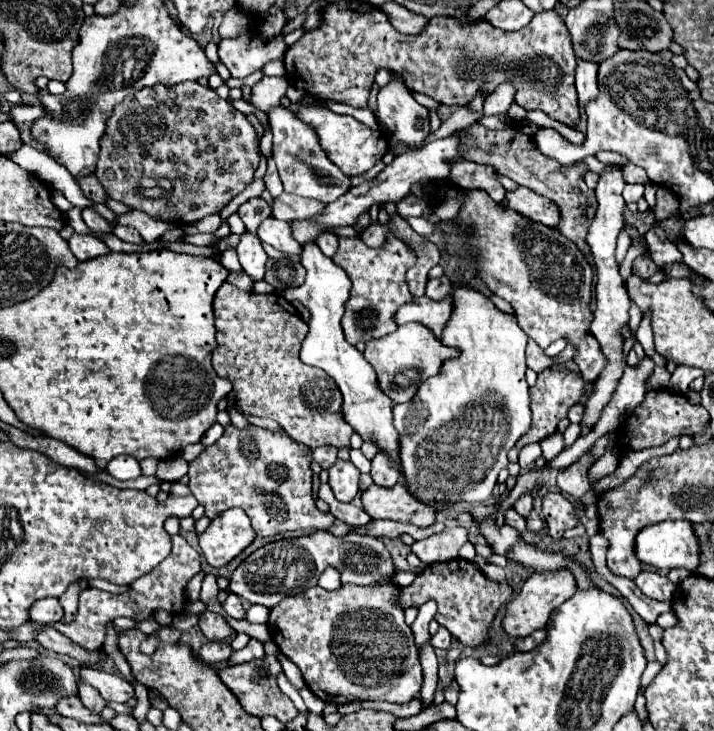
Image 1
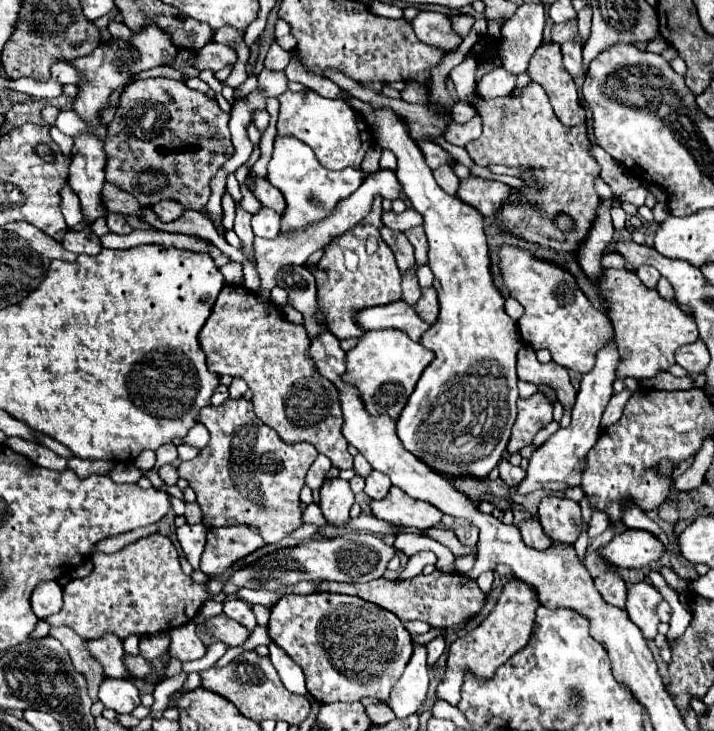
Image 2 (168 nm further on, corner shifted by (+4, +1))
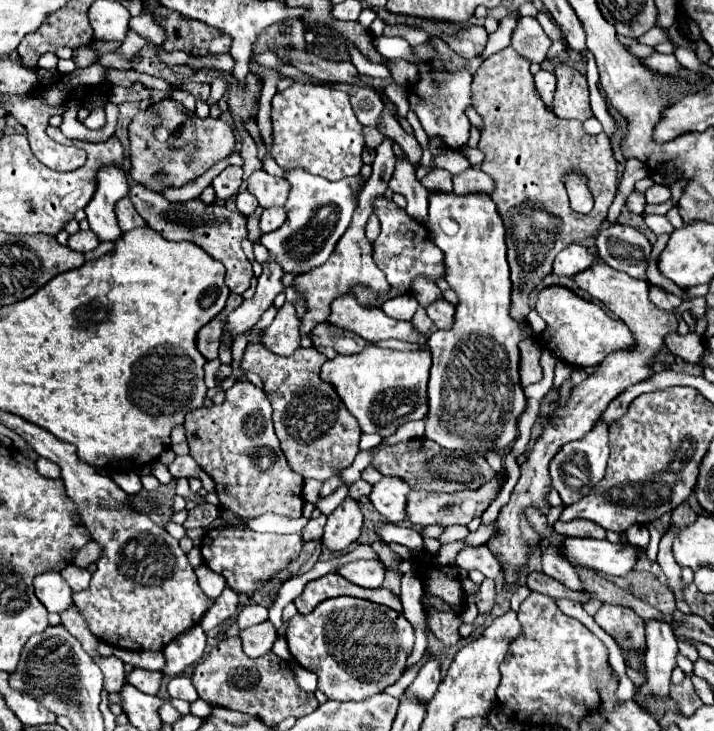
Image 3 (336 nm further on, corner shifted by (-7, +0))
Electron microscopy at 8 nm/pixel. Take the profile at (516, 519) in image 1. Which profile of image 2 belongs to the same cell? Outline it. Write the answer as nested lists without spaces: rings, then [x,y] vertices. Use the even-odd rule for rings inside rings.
[[[529,517],[519,525],[521,537],[525,543],[529,543],[535,549],[547,549],[551,545],[551,539],[545,535],[545,531],[541,529],[541,523],[537,517]]]

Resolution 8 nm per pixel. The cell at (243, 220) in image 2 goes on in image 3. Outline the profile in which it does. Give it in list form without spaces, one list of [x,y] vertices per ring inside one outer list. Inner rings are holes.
[[[242,190],[242,192],[236,194],[236,208],[238,208],[244,216],[250,216],[250,214],[254,214],[254,210],[258,208],[258,202],[256,202],[256,198],[254,198],[248,190]]]

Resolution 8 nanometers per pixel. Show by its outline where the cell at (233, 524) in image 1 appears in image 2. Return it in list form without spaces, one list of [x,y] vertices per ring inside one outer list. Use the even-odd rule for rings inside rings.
[[[247,525],[217,527],[207,531],[207,545],[201,555],[201,571],[211,575],[223,573],[231,563],[263,547],[261,537]]]

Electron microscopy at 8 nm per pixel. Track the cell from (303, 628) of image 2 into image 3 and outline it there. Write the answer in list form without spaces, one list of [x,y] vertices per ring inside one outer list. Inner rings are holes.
[[[340,596],[320,602],[312,614],[296,614],[290,622],[286,640],[294,660],[318,676],[318,690],[322,690],[330,700],[364,700],[382,692],[404,674],[406,658],[414,648],[414,628],[400,612],[388,606],[372,604],[362,598]]]

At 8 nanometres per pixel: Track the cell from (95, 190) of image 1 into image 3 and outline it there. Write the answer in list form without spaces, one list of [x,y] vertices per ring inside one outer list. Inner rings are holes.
[[[140,184],[130,188],[130,198],[136,206],[136,212],[146,220],[146,224],[158,234],[162,234],[166,240],[194,242],[212,258],[222,262],[226,268],[226,286],[230,288],[230,292],[242,294],[250,288],[250,280],[254,274],[252,264],[244,258],[242,252],[242,240],[246,238],[246,218],[240,212],[232,212],[220,204],[204,204],[200,198],[174,204],[168,202],[162,194],[156,194]]]

